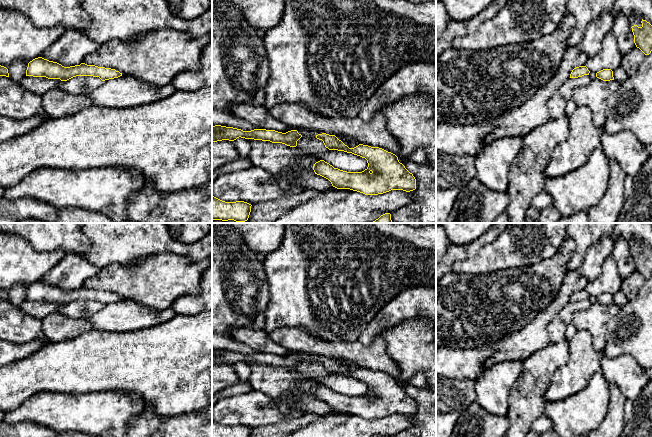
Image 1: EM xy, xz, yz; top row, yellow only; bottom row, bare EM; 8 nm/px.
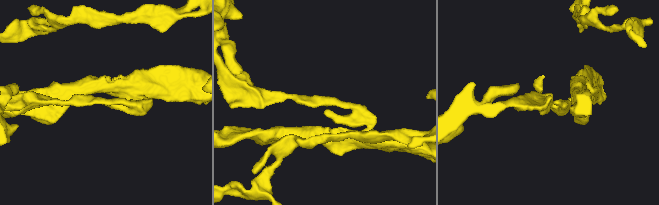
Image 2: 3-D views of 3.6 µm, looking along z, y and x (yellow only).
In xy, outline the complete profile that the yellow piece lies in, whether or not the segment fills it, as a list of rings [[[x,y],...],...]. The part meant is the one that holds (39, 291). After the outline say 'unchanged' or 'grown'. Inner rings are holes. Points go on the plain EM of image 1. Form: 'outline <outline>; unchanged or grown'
outline [[[38,281],[28,287],[26,300],[46,301],[48,303],[60,303],[61,305],[67,305],[76,300],[93,300],[105,305],[118,302],[122,300],[122,297],[115,293],[85,287],[64,291],[57,286]]]; unchanged

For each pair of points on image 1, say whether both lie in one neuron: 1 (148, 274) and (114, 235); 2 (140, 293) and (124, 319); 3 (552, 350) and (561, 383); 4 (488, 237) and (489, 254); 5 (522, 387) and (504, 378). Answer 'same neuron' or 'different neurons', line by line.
1: different neurons
2: different neurons
3: different neurons
4: different neurons
5: different neurons

